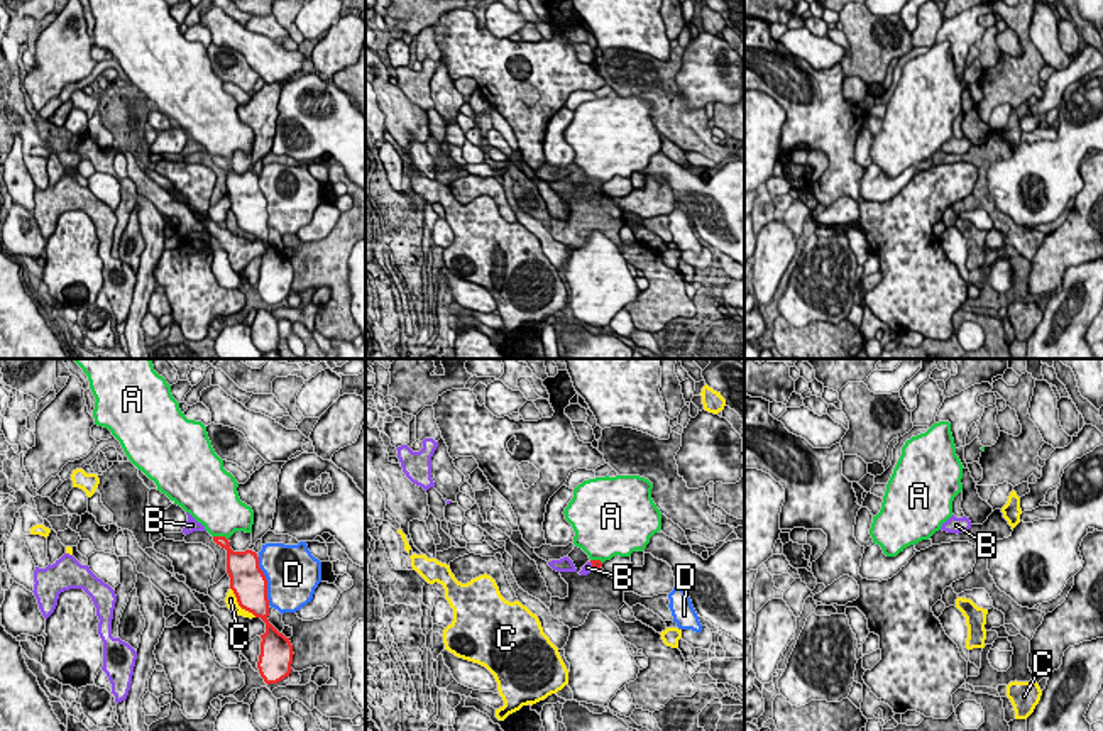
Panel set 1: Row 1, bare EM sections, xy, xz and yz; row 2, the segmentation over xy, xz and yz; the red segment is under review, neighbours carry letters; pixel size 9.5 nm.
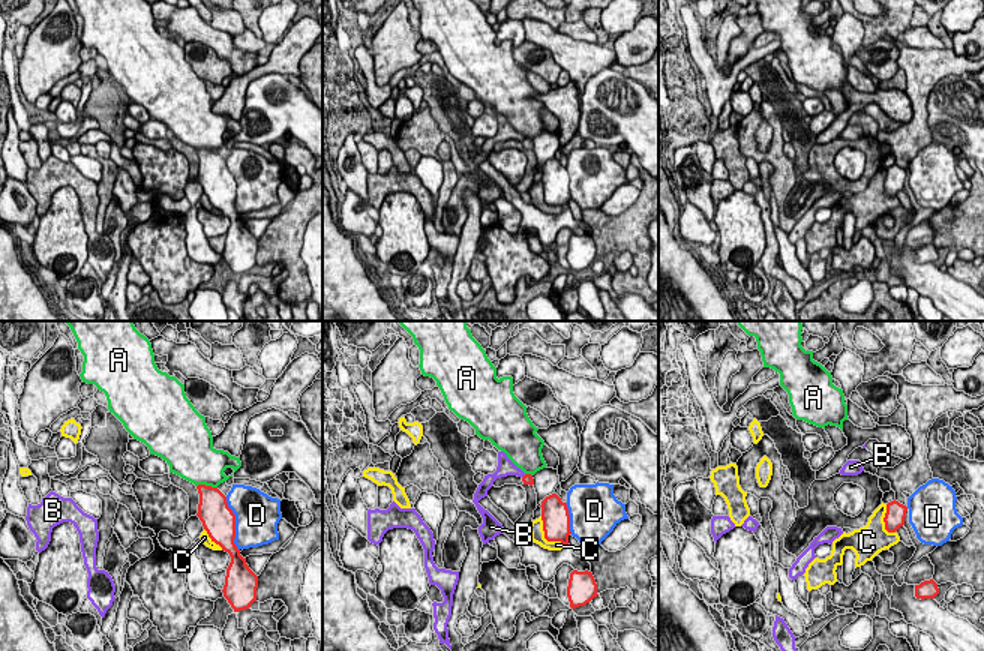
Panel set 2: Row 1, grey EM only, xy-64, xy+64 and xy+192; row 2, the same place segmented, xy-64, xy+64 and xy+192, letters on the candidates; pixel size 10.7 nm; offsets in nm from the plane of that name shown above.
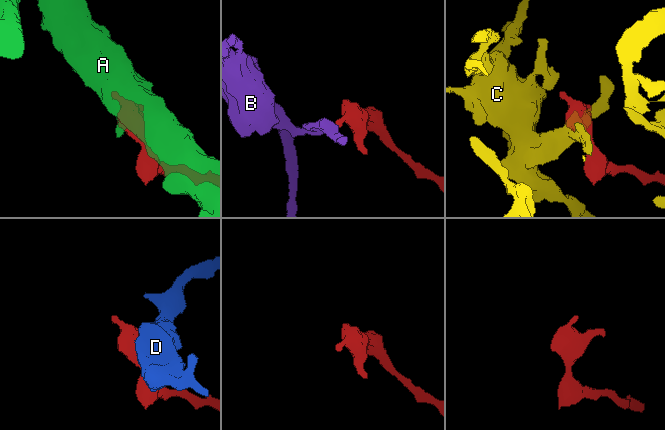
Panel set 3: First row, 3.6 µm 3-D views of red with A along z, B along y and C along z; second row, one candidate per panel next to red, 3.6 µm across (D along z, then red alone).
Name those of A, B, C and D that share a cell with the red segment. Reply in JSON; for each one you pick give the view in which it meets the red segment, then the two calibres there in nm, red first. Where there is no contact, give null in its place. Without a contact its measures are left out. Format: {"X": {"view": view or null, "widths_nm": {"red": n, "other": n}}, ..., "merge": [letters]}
{"merge": []}

